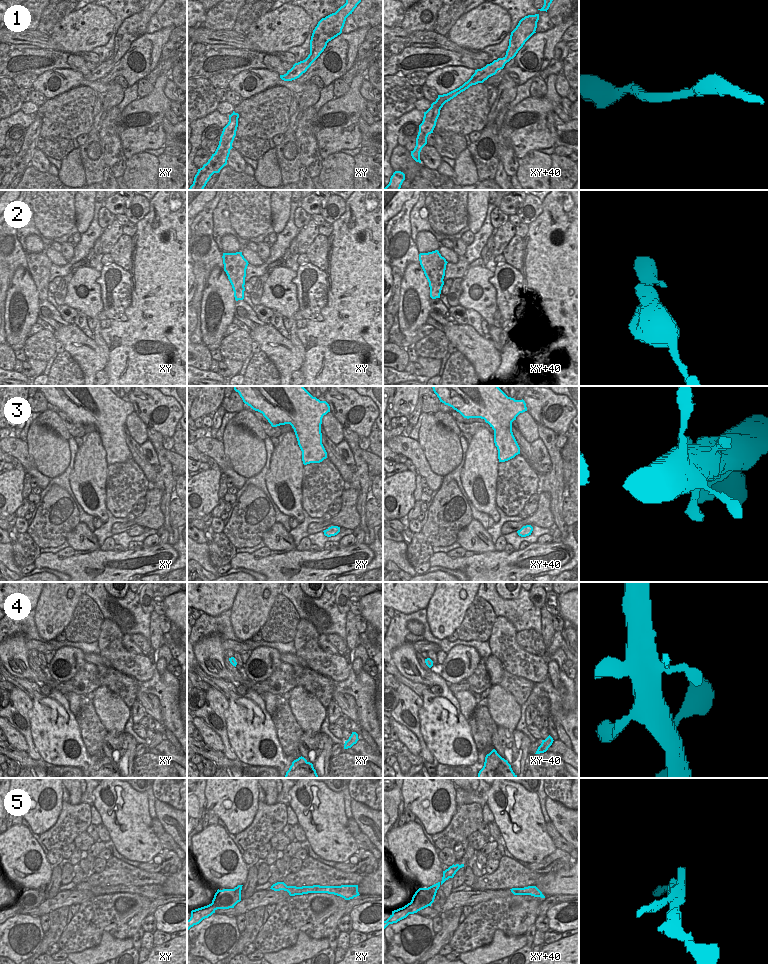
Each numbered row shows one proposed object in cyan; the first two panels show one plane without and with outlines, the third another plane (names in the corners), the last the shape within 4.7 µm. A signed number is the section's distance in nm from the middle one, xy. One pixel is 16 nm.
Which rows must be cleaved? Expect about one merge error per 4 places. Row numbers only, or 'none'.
5

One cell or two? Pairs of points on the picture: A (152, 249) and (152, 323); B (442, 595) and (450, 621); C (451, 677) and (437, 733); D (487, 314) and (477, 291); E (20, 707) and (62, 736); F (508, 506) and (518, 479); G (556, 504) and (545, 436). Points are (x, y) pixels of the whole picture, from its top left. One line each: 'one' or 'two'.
A: one
B: one
C: two
D: one
E: two
F: one
G: one

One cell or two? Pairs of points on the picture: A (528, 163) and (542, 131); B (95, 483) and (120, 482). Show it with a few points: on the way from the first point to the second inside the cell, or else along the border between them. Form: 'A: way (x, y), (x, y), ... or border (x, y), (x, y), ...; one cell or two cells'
A: border (537, 150), (531, 150), (518, 159); two cells
B: border (108, 465), (105, 506); two cells

